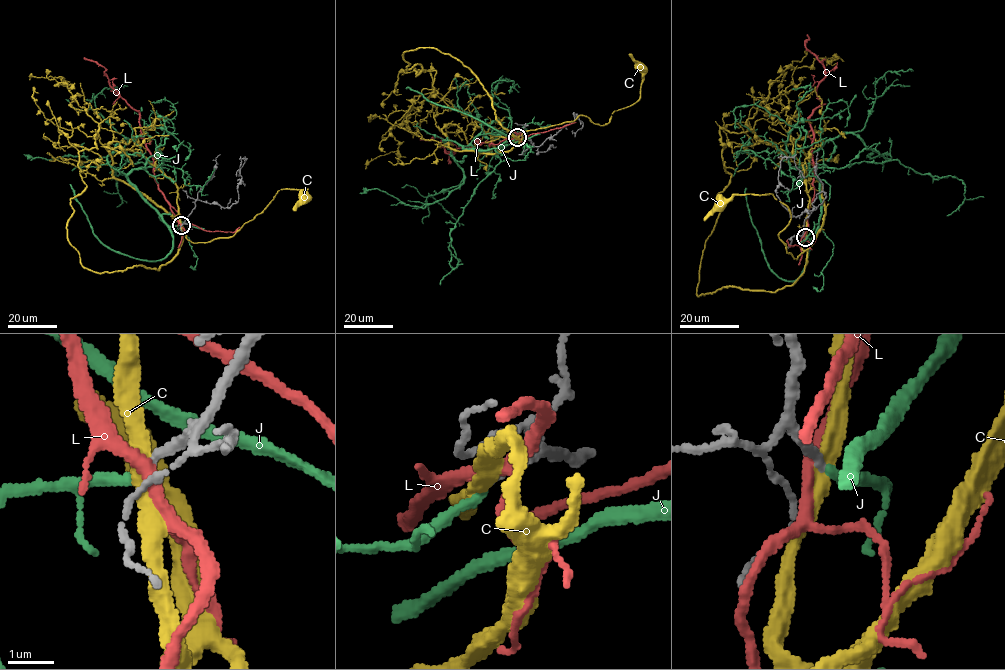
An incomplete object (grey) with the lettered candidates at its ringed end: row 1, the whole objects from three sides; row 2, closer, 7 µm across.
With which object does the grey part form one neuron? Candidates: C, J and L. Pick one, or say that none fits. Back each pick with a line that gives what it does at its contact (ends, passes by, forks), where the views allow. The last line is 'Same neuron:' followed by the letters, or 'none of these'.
J: it ends there
Same neuron: J

